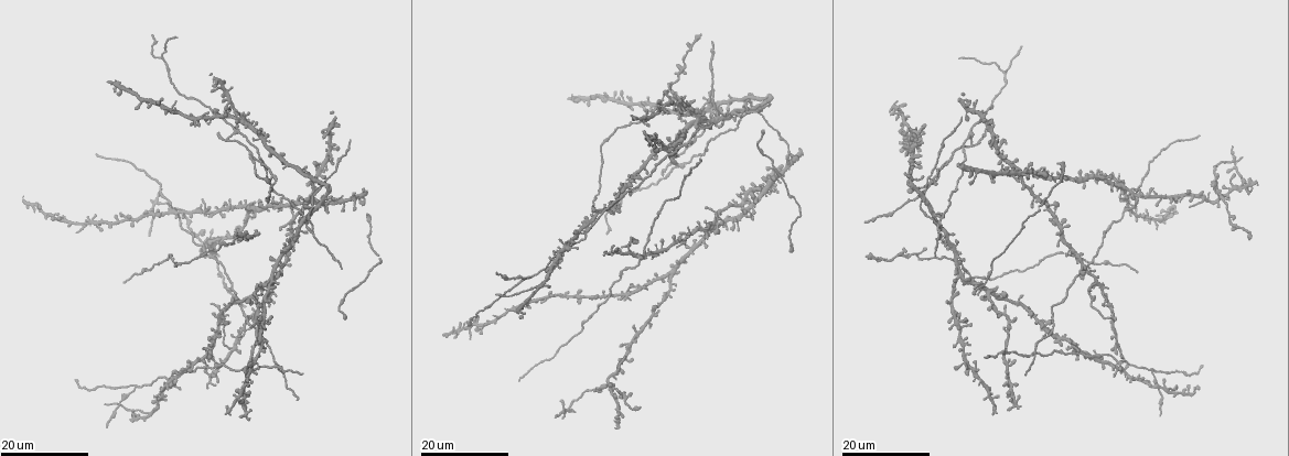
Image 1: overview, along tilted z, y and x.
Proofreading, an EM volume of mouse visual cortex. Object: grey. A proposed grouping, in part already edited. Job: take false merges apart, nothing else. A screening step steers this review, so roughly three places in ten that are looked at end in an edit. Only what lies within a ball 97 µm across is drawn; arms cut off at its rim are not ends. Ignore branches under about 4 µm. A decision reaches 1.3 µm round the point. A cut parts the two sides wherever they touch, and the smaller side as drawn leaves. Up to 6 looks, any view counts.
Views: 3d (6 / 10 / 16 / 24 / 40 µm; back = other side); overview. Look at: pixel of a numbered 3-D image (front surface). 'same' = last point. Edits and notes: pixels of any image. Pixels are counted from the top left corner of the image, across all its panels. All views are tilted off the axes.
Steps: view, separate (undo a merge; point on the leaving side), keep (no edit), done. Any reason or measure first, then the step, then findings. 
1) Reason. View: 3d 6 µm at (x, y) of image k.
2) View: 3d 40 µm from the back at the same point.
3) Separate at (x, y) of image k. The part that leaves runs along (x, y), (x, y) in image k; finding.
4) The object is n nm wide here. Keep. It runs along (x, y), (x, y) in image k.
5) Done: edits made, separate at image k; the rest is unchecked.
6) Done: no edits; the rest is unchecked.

Three-way junction. View: 3d 16 µm at (539, 286) of image 1.

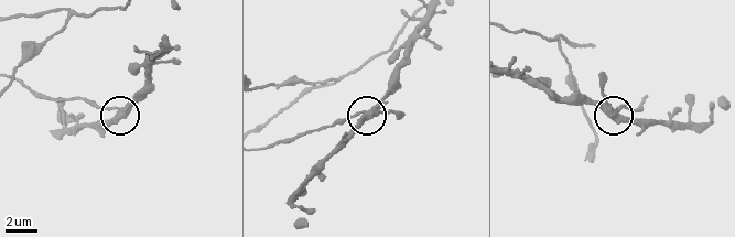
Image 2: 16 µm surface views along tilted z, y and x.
View: 3d 10 µm at (615, 114) of image 2.

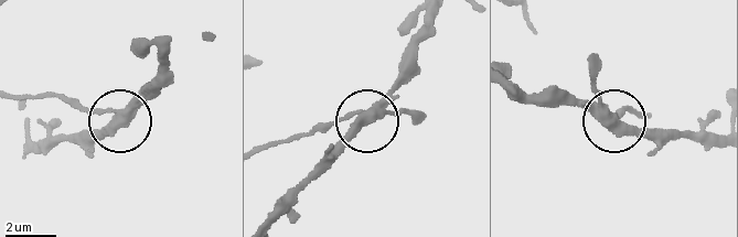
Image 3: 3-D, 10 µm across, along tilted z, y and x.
View: 3d 10 µm from the back at (360, 119) of image 3.

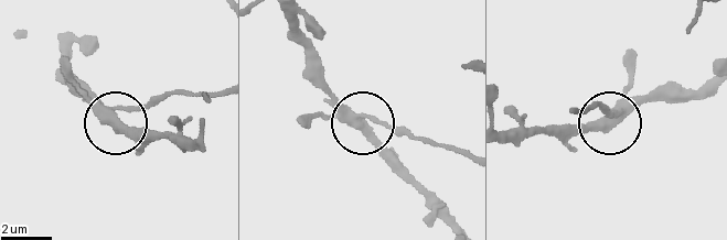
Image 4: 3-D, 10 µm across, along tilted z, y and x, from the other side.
The side arm is 10 µm long. Separate at (151, 106) of image 4. The part that leaves runs along (115, 107), (143, 109), (180, 94), (216, 94) in image 4; two cells meet here.

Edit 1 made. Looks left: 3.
View: overview.

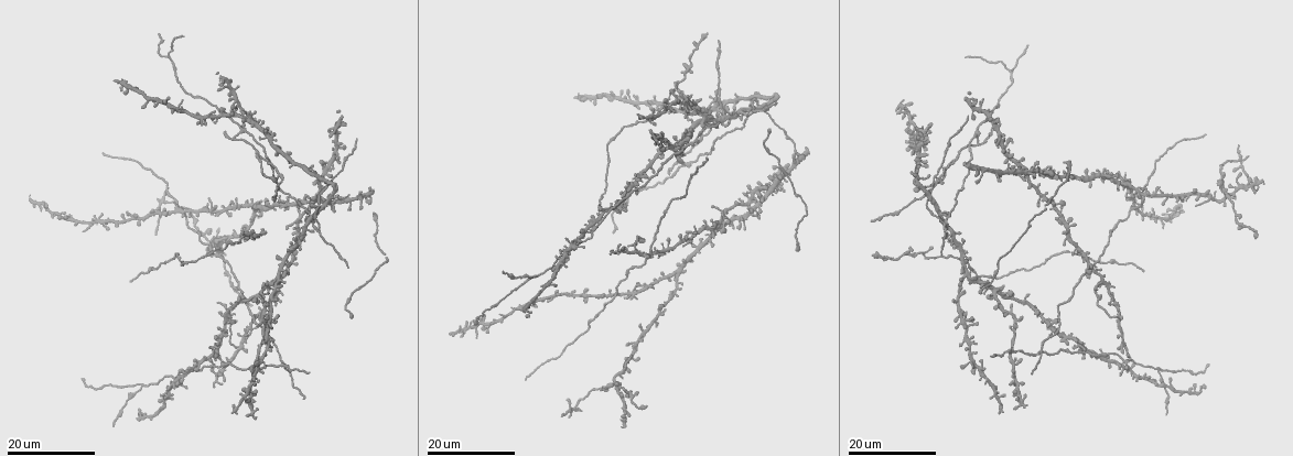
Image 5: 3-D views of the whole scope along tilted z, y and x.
Arms part here. View: 3d 24 µm at (141, 384) of image 5.

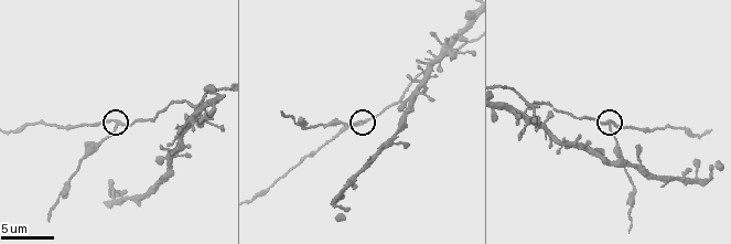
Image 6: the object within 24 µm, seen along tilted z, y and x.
View: 3d 10 µm at (610, 125) of image 6.

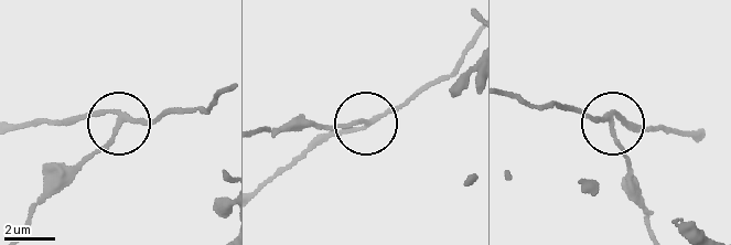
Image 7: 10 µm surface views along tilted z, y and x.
The object is 170 nm wide here. Separate at (105, 149) of image 7. The part that leaves runs along (122, 123), (56, 181), (25, 228) in image 7; two cells meet here.

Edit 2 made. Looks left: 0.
Done: edits made, separate at image 4, separate at image 7; the rest is unchecked.

